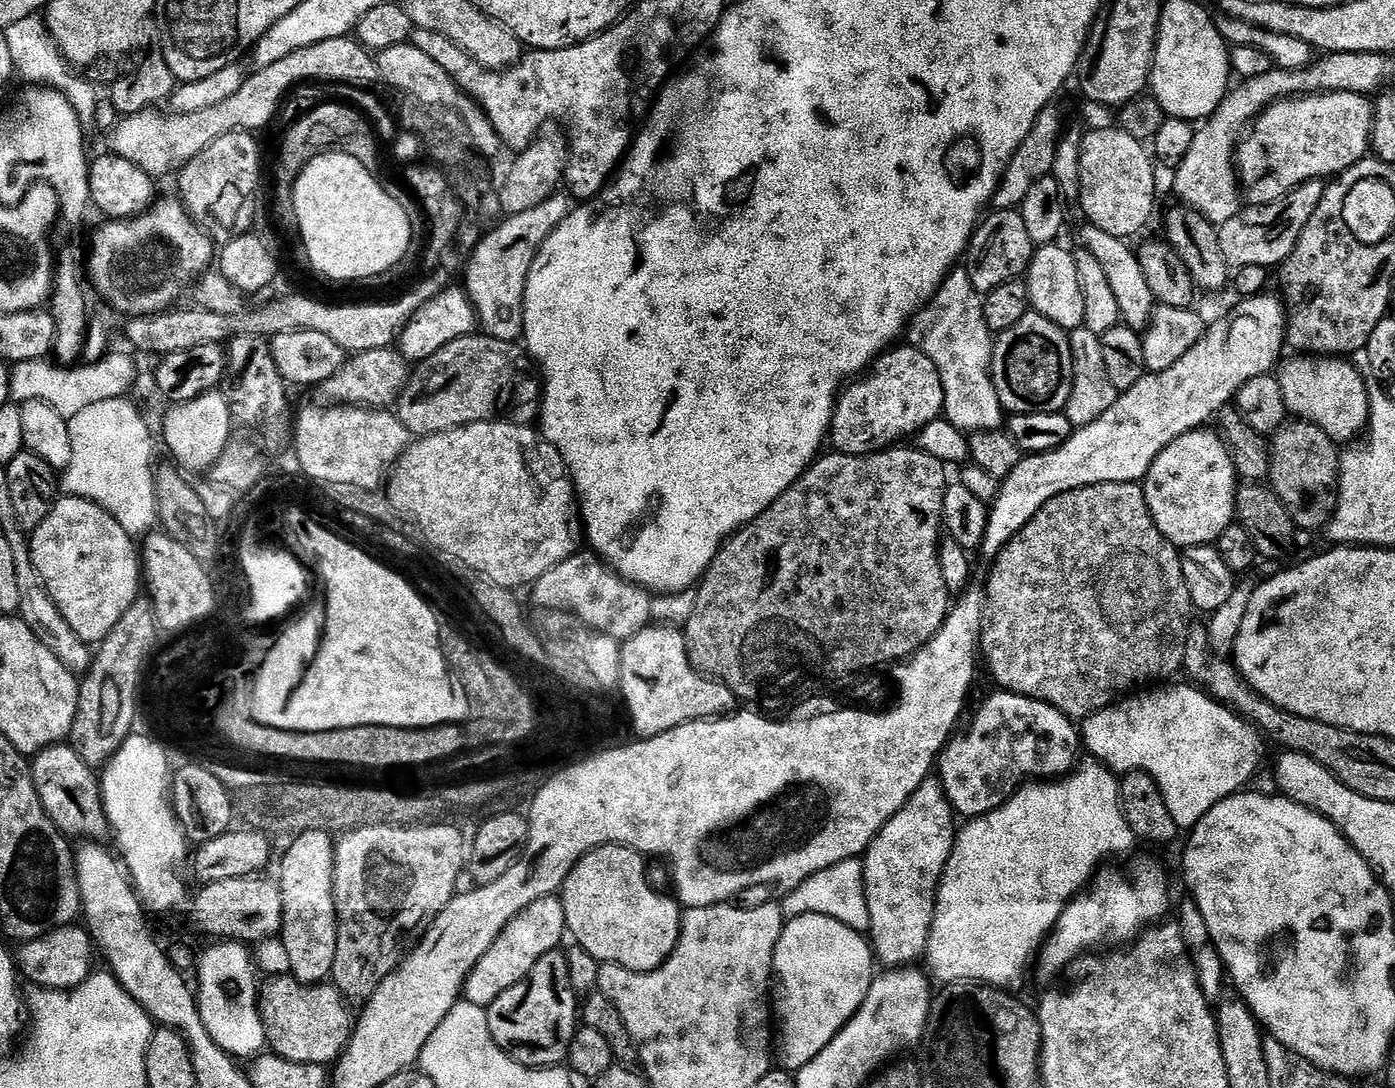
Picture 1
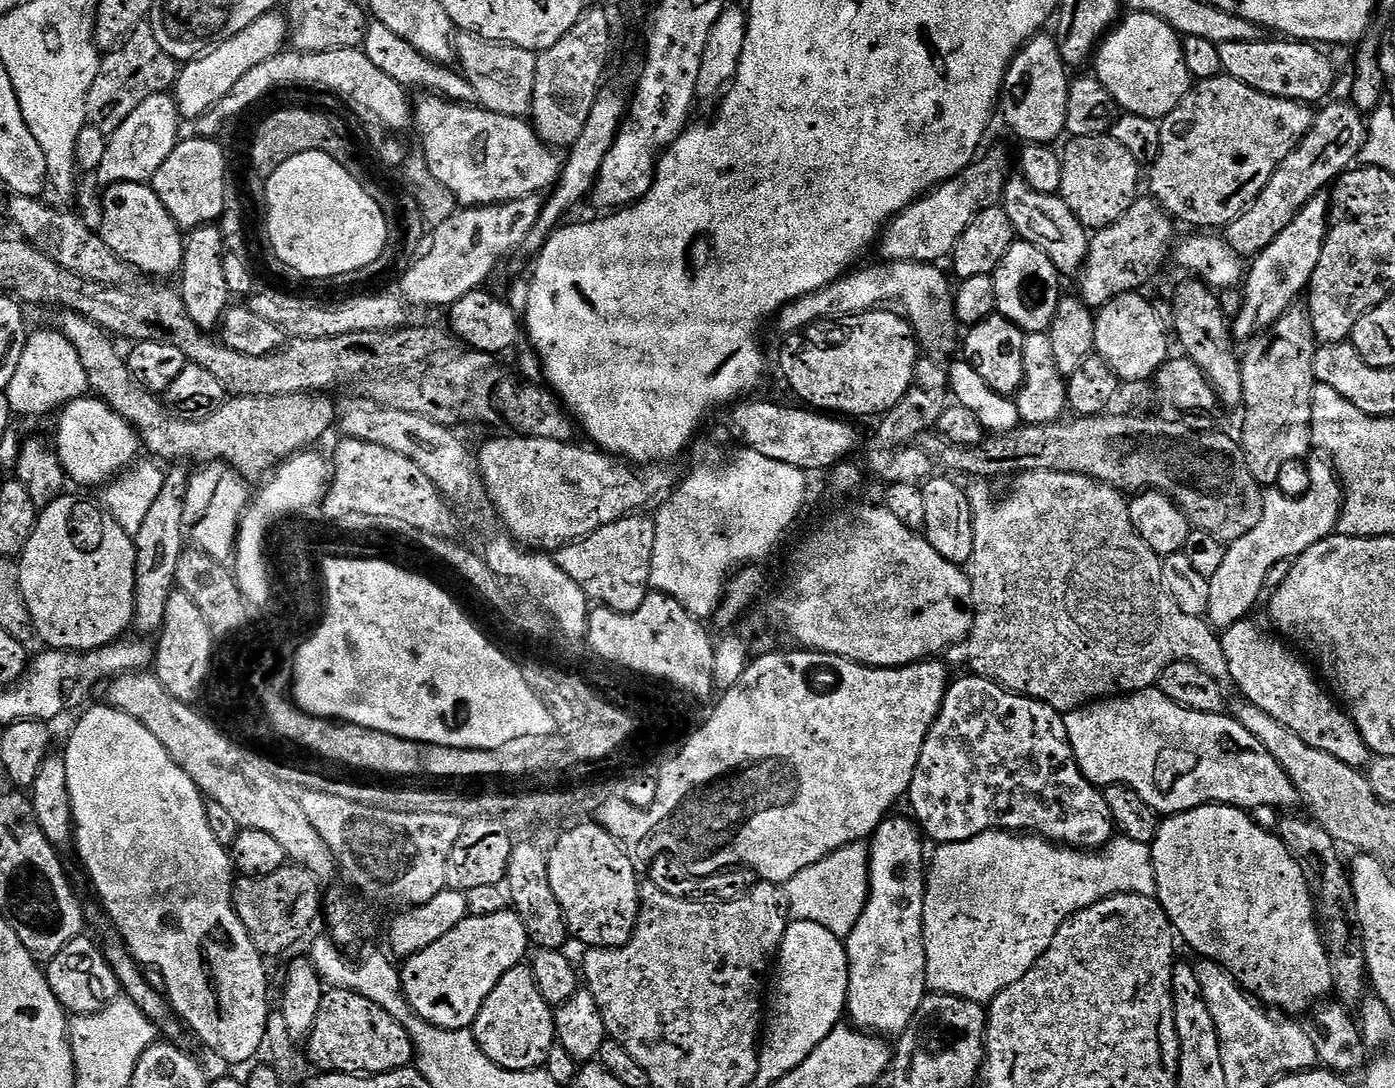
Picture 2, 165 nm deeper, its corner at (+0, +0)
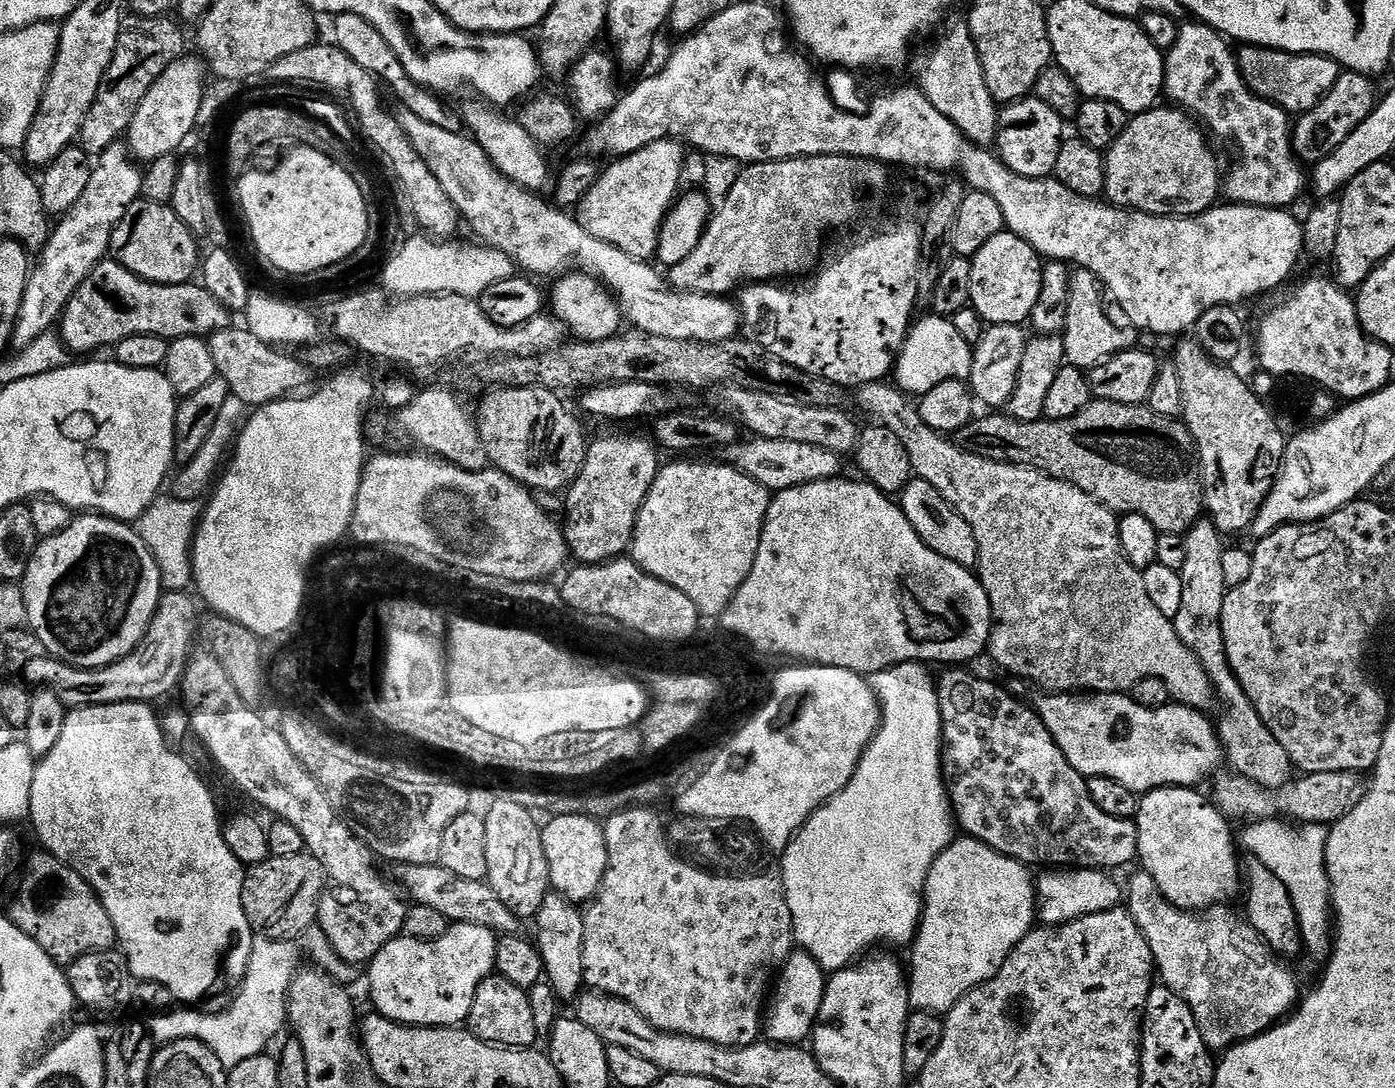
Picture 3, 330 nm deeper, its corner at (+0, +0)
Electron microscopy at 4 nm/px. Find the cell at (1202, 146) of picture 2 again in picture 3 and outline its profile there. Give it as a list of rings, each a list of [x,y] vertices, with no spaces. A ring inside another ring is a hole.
[[[1175,106],[1167,107],[1135,113],[1126,130],[1107,148],[1103,195],[1107,203],[1133,212],[1149,212],[1152,216],[1201,216],[1221,199],[1220,164],[1196,117]]]

